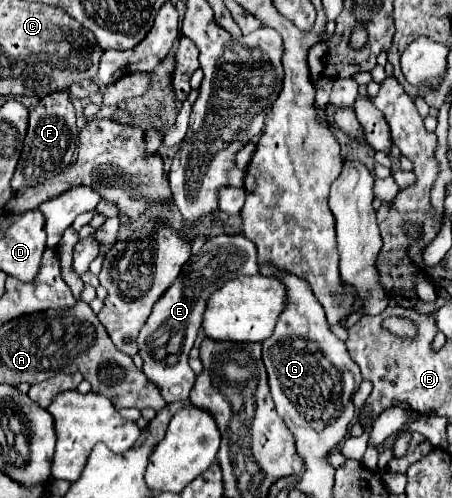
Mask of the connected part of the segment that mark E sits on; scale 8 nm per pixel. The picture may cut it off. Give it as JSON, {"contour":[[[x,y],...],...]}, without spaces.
{"contour":[[[221,234],[205,242],[195,256],[183,266],[175,284],[163,294],[163,298],[153,306],[153,312],[137,336],[139,354],[143,358],[143,372],[151,382],[161,388],[167,402],[189,398],[191,386],[195,384],[195,372],[189,366],[189,352],[197,338],[203,322],[203,310],[207,308],[207,298],[219,290],[227,280],[235,280],[239,274],[253,276],[259,272],[255,258],[255,244],[245,236]]]}

